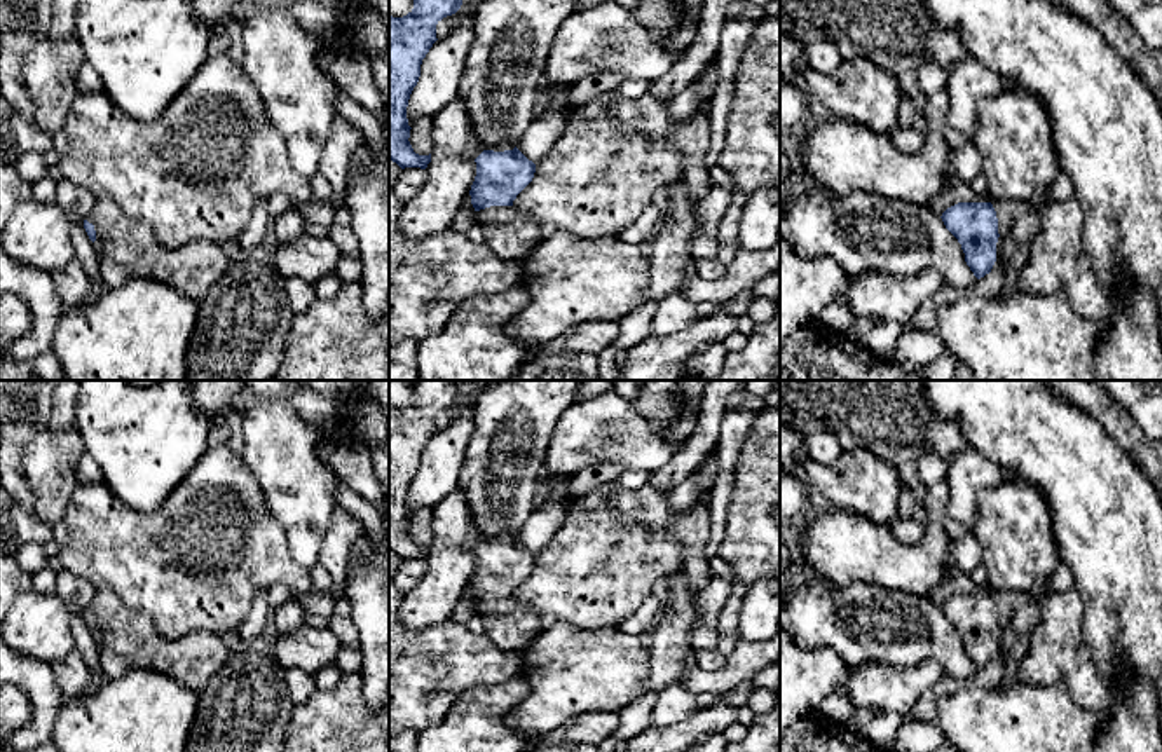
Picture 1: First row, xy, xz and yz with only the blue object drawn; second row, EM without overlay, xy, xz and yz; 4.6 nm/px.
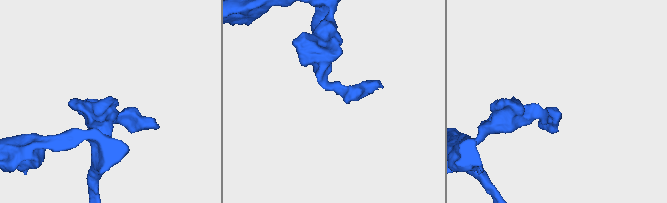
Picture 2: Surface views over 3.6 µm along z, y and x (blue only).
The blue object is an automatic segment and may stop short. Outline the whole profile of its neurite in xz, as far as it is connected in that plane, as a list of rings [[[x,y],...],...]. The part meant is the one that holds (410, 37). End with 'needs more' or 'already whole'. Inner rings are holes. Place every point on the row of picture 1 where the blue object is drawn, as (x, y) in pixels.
[[[414,0],[414,9],[407,16],[389,16],[389,159],[401,169],[426,169],[431,162],[431,154],[415,154],[408,141],[412,127],[408,126],[407,106],[410,94],[419,82],[422,59],[438,40],[436,24],[443,17],[455,14],[461,5],[462,0]]]; already whole

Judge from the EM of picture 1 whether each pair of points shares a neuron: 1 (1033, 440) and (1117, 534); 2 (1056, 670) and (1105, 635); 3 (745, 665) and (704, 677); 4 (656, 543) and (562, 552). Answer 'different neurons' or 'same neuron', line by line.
1: same neuron
2: different neurons
3: same neuron
4: same neuron

